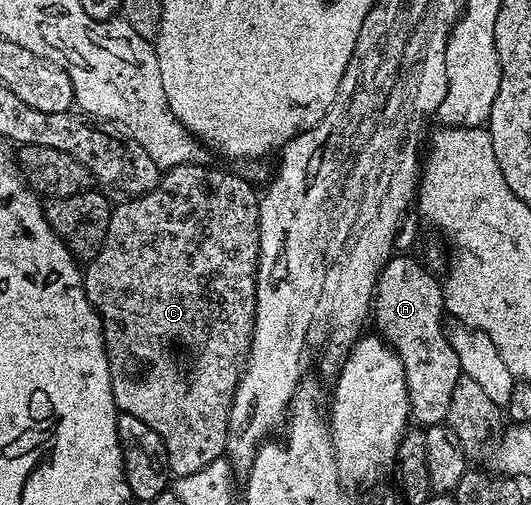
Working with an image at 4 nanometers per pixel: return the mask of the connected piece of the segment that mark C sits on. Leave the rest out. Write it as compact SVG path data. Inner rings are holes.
M210 164L178 165L166 170L159 178L159 186L140 197L124 200L124 205L116 204L111 210L109 232L105 234L105 243L101 243L101 251L97 251L94 259L86 262L83 275L83 286L87 292L89 303L99 315L103 323L103 342L107 348L109 371L113 383L113 399L120 413L134 415L148 427L153 427L157 435L161 435L161 443L165 443L165 451L169 455L169 467L175 477L193 475L193 471L201 471L201 467L209 467L218 457L227 451L227 428L229 427L229 411L235 388L239 386L239 375L243 372L245 354L251 344L251 332L255 326L255 272L259 262L259 198L260 194L243 177L235 173L226 173L223 169L210 169ZM174 345L184 345L191 356L191 370L183 381L183 369L175 361L167 357L159 357L155 361L155 370L144 381L137 381L132 370L131 360L135 353L155 353L159 348L171 349Z

